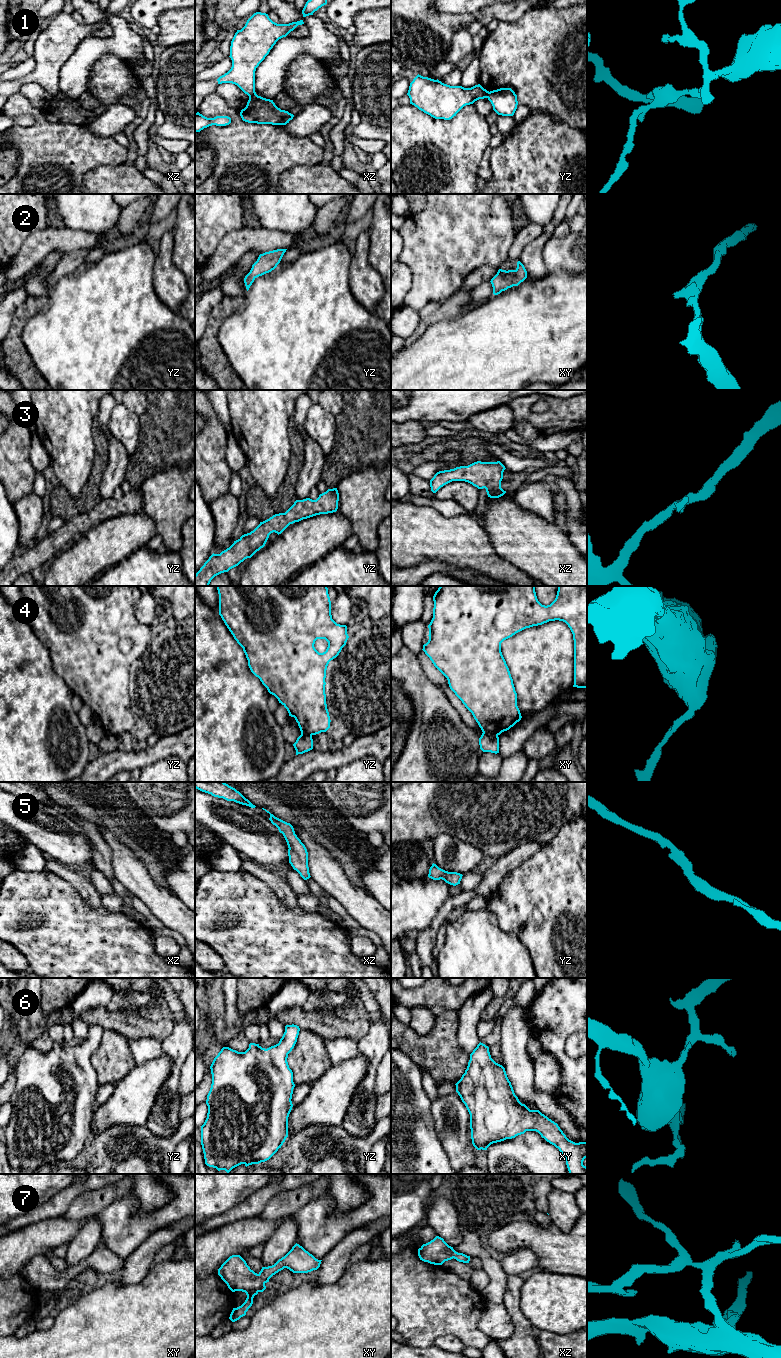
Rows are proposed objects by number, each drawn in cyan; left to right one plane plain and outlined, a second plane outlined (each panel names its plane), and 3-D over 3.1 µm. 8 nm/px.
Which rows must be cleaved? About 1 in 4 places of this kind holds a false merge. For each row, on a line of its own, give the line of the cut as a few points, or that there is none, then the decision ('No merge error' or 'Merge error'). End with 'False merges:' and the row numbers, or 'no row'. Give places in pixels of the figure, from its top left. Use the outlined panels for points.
1: Split along xz (255, 93), (249, 96). Merge error
2: No split. No merge error
3: No split. No merge error
4: Split along xy (483, 732), (497, 735). Merge error
5: No split. No merge error
6: No split. No merge error
7: No split. No merge error
False merges: 1, 4

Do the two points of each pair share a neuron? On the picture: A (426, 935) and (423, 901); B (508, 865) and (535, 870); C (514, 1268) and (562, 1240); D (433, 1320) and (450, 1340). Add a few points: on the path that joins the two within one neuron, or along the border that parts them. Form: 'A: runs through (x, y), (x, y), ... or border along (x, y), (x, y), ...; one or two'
A: border along (439, 909), (431, 923), (417, 932); two
B: border along (535, 853), (510, 870), (499, 883); two
C: border along (516, 1251), (530, 1249), (536, 1257), (537, 1266); two
D: border along (433, 1341), (440, 1336), (454, 1335), (466, 1346); two

